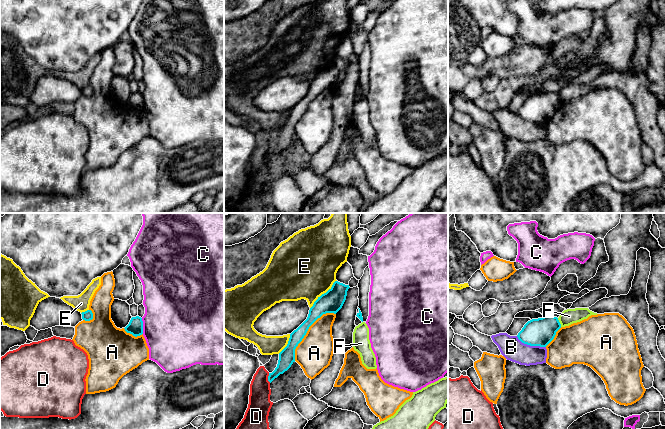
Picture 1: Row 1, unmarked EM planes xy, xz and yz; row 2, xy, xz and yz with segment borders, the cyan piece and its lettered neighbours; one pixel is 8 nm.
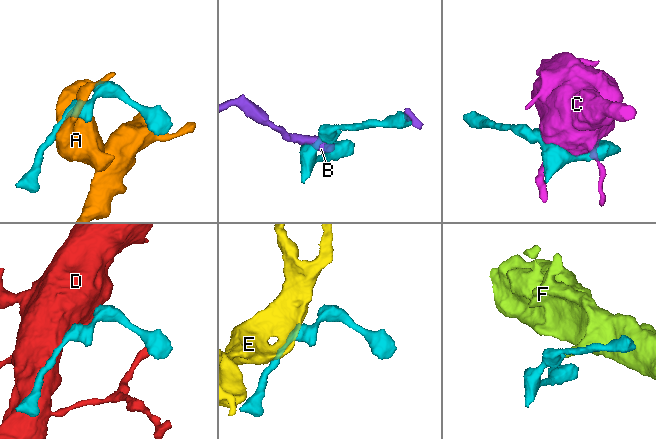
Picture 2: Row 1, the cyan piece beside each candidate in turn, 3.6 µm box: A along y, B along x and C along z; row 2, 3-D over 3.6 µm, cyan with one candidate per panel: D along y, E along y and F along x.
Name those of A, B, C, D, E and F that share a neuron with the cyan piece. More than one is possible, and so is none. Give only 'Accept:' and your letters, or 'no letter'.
Accept: no letter

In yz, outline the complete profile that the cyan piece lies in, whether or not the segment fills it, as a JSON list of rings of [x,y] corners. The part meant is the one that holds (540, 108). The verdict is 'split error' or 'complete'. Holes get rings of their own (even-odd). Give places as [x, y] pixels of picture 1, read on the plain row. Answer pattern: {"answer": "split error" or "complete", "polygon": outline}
{"answer": "complete", "polygon": [[[544,92],[528,97],[518,109],[518,115],[530,122],[546,123],[561,104],[557,93]]]}

